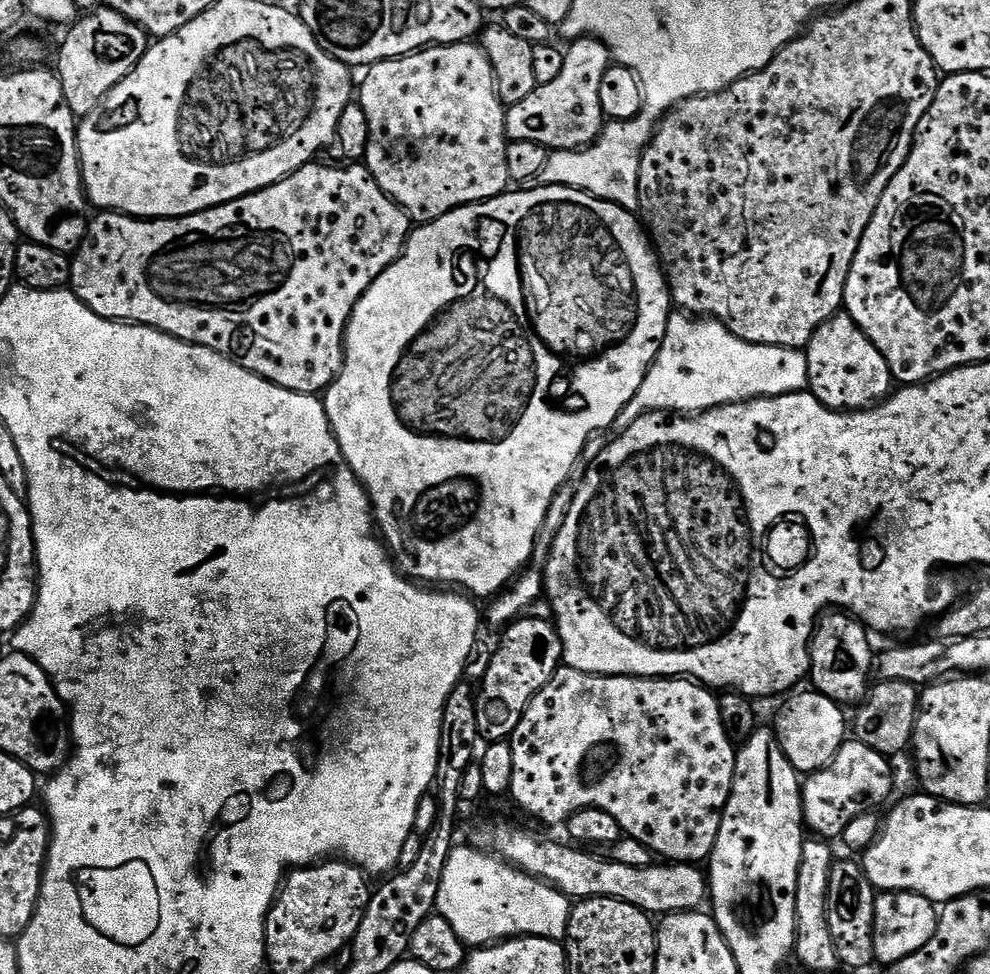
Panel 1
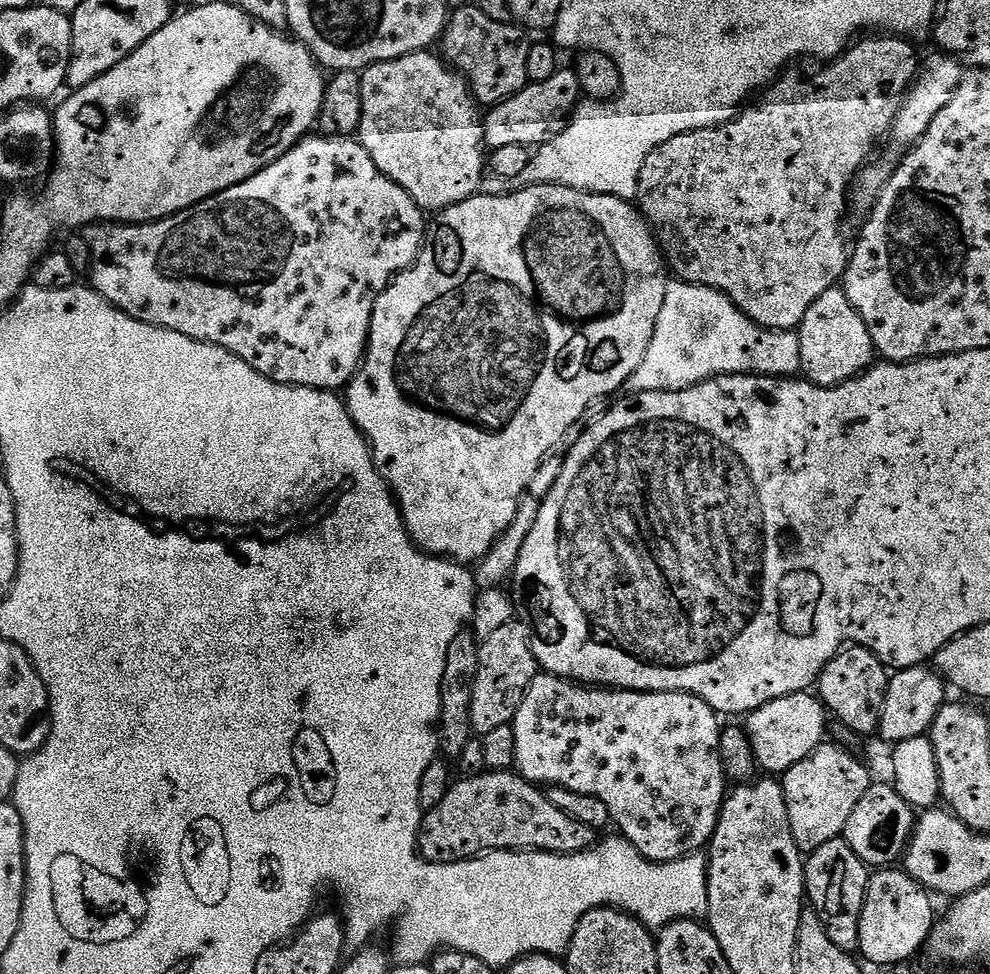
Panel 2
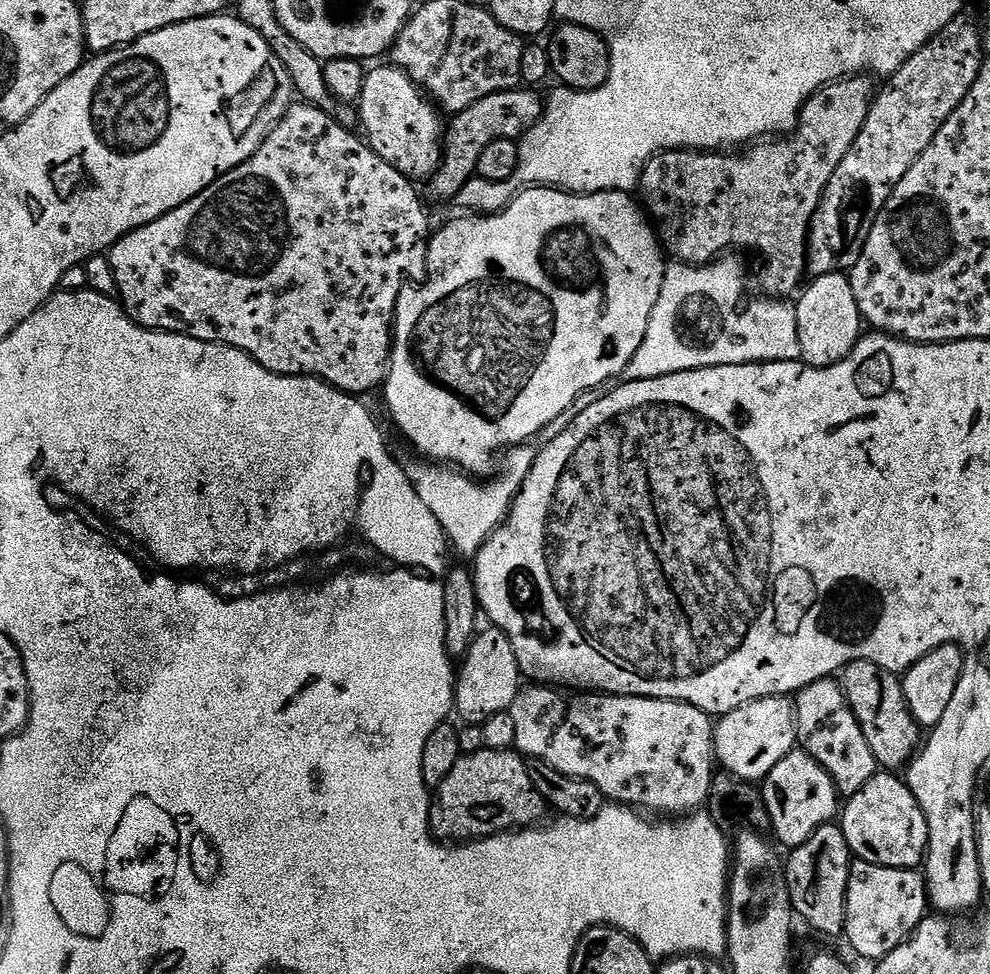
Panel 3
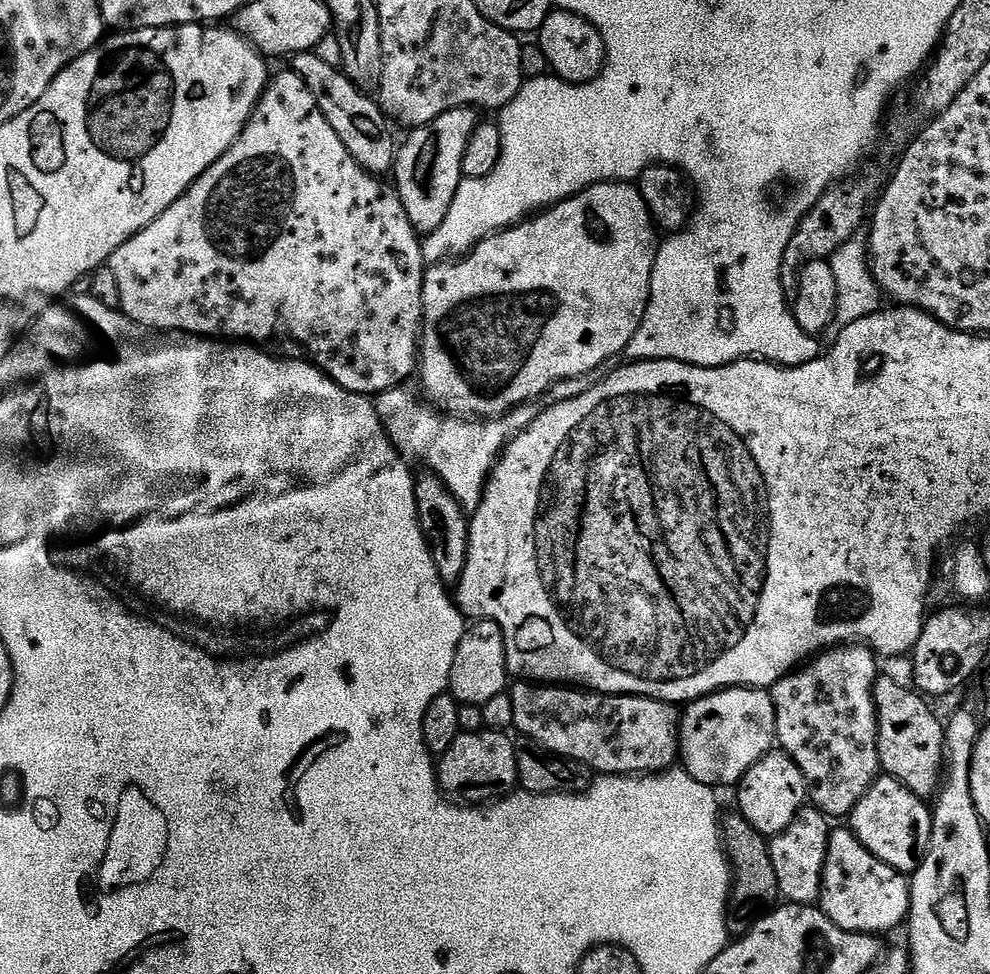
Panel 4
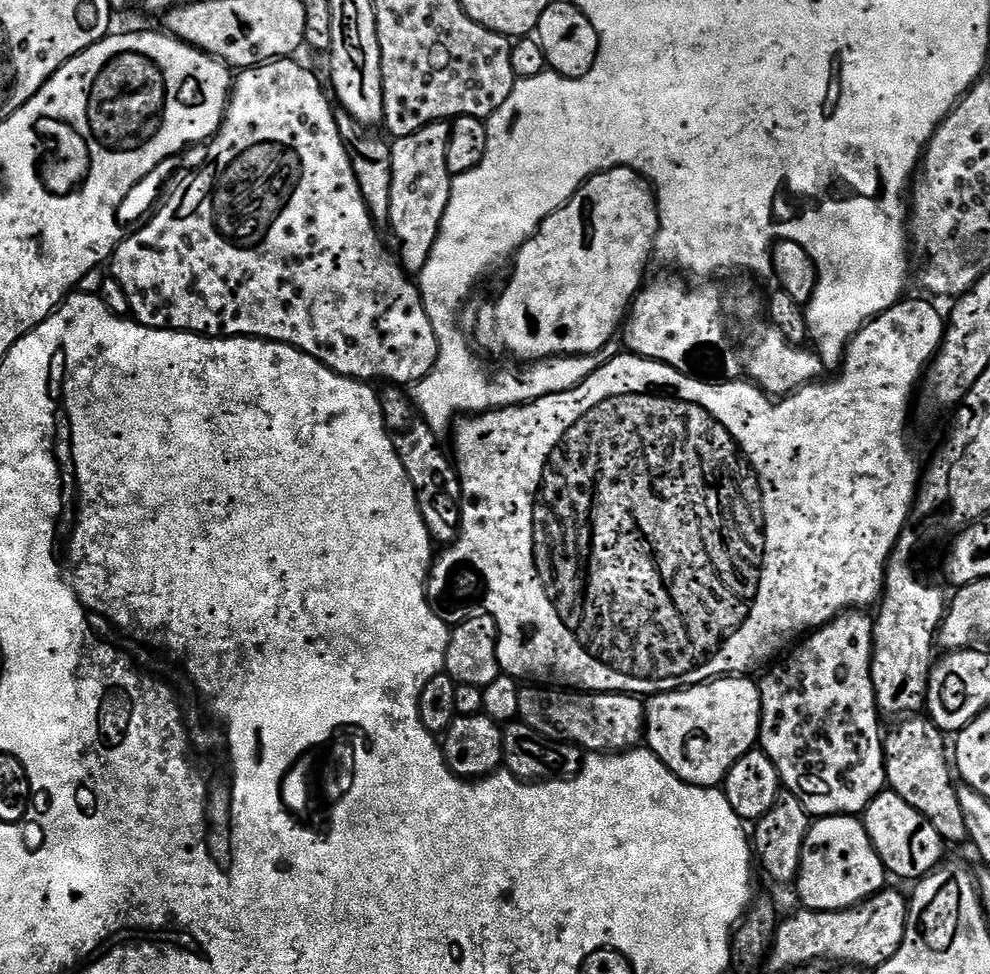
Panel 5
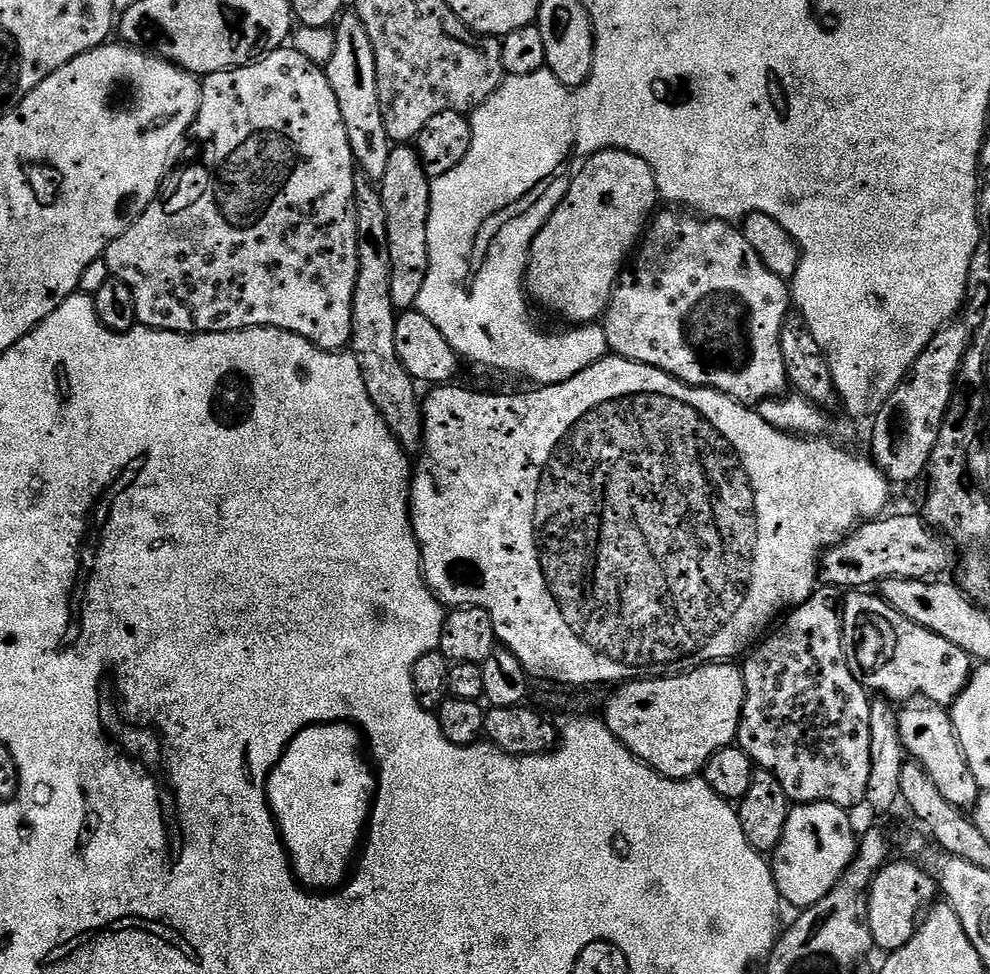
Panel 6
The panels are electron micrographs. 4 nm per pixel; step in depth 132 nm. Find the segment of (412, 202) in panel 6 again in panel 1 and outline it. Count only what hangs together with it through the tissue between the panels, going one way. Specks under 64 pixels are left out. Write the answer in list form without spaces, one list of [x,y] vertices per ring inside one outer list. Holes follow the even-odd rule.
[[[585,38],[567,45],[562,74],[549,84],[537,84],[534,94],[511,105],[506,112],[509,141],[538,142],[549,150],[574,152],[594,144],[604,130],[606,117],[602,110],[602,74],[610,66],[608,48],[601,40]]]

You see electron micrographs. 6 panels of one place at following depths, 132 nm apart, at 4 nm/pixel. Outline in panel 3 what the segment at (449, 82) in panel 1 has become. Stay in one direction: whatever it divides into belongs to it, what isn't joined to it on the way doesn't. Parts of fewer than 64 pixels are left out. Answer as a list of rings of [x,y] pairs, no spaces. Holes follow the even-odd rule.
[[[395,66],[387,67],[376,68],[373,72],[371,69],[365,75],[362,94],[358,101],[359,127],[361,129],[364,127],[363,135],[366,137],[366,143],[374,150],[374,154],[378,154],[378,158],[390,162],[390,166],[394,166],[394,170],[398,170],[398,174],[402,174],[408,180],[427,182],[432,179],[440,165],[442,141],[446,131],[445,125],[443,123],[440,125],[441,113],[424,89],[419,88],[402,69]]]

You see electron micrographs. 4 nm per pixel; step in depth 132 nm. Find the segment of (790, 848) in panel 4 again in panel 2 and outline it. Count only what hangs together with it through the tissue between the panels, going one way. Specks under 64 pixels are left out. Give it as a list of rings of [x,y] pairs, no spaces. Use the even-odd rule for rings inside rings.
[[[843,838],[818,846],[818,850],[807,857],[804,866],[804,890],[811,911],[816,912],[822,926],[826,926],[830,942],[849,954],[855,953],[860,946],[860,919],[869,875],[870,868]]]

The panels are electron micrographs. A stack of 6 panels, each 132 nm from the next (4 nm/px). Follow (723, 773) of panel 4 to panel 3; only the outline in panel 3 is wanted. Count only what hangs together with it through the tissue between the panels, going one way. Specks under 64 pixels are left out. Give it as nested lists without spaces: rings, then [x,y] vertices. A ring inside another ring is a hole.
[[[787,696],[752,700],[738,710],[719,717],[715,725],[719,767],[743,780],[763,781],[765,776],[797,747],[796,705]]]

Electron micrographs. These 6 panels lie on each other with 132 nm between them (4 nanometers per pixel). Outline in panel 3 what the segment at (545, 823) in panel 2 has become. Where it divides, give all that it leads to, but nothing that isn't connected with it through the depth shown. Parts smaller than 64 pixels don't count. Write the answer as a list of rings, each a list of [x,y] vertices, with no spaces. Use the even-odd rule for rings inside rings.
[[[483,748],[469,756],[461,755],[446,782],[435,789],[432,802],[432,835],[441,842],[471,842],[501,832],[515,832],[539,825],[545,819],[546,805],[528,773],[528,760],[515,750]]]

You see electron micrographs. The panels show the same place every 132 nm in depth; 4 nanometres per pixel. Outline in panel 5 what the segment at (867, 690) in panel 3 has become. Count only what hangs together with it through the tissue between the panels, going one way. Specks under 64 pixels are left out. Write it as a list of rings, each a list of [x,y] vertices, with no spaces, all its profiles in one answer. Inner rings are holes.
[[[913,714],[901,719],[897,728],[887,729],[884,736],[884,769],[888,775],[887,787],[899,798],[914,807],[949,845],[968,840],[962,806],[958,802],[957,777],[950,759],[950,744],[931,718]]]

